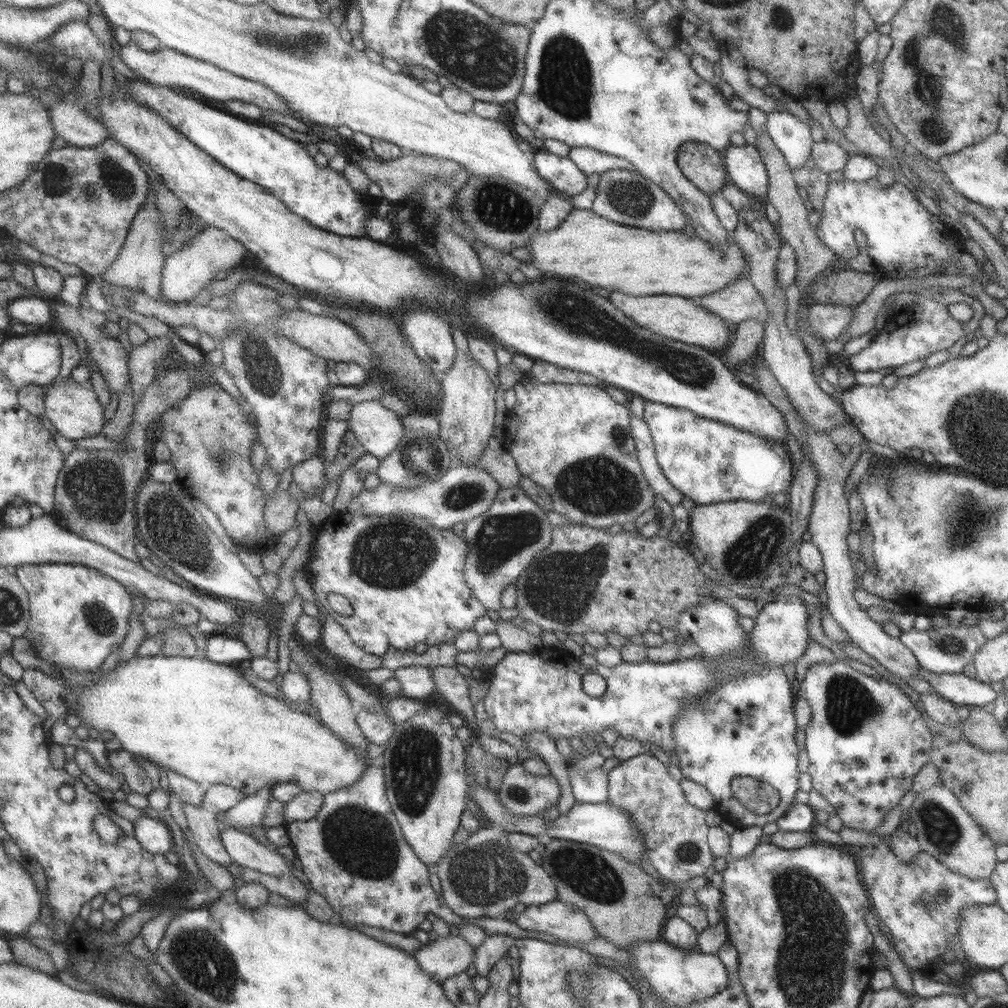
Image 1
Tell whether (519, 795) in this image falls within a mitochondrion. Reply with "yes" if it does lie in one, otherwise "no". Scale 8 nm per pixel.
yes

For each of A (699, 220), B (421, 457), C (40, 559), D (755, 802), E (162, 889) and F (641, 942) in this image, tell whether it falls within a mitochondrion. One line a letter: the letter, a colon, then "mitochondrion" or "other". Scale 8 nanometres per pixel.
A: other
B: mitochondrion
C: other
D: mitochondrion
E: mitochondrion
F: other

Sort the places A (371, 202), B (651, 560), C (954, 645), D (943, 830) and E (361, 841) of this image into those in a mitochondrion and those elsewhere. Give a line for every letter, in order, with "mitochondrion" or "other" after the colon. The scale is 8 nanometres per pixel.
A: other
B: other
C: mitochondrion
D: mitochondrion
E: mitochondrion

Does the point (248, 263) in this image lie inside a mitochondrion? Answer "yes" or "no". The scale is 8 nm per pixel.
no

